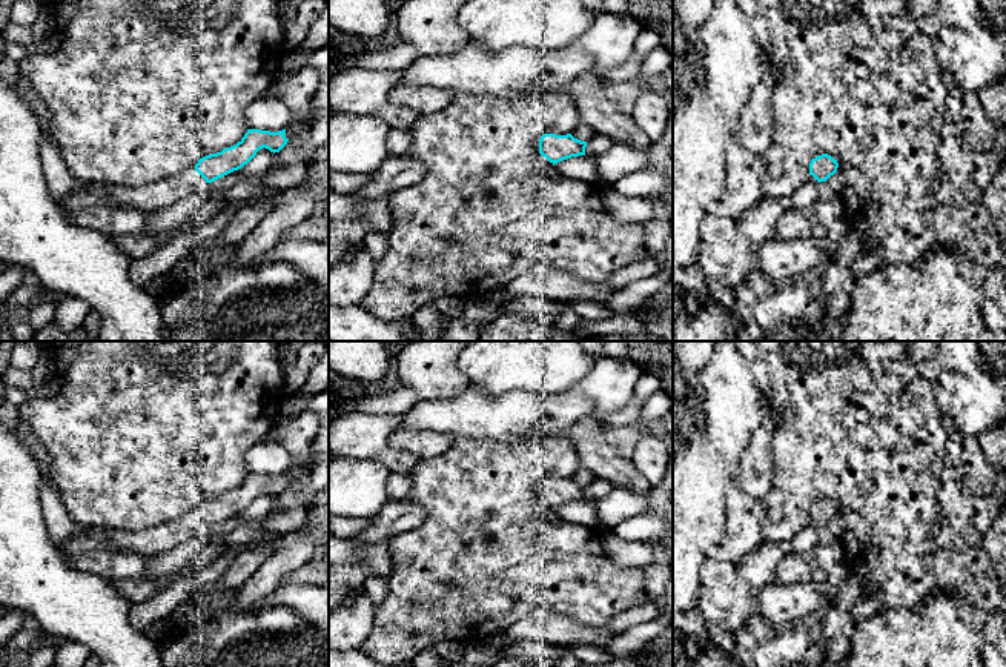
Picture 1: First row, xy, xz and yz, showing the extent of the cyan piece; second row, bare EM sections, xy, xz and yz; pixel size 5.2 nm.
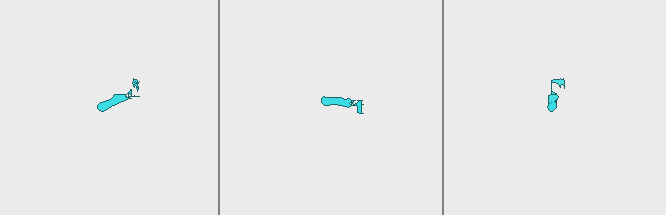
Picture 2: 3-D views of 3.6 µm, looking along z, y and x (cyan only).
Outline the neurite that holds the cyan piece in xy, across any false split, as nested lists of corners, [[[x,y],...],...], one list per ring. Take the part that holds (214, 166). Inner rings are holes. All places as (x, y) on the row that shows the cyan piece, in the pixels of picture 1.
[[[247,129],[237,144],[200,158],[194,168],[177,177],[138,187],[106,183],[100,191],[117,207],[151,214],[189,197],[203,183],[212,183],[241,169],[263,148],[273,154],[280,152],[287,144],[290,135],[289,129],[278,132]]]

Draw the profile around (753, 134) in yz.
[[[762,81],[756,86],[743,106],[740,121],[731,137],[731,143],[753,155],[760,155],[771,141],[771,131],[771,88]]]

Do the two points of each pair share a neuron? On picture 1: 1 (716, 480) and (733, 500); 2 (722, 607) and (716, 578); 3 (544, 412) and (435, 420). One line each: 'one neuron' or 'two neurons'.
1: two neurons
2: one neuron
3: one neuron

